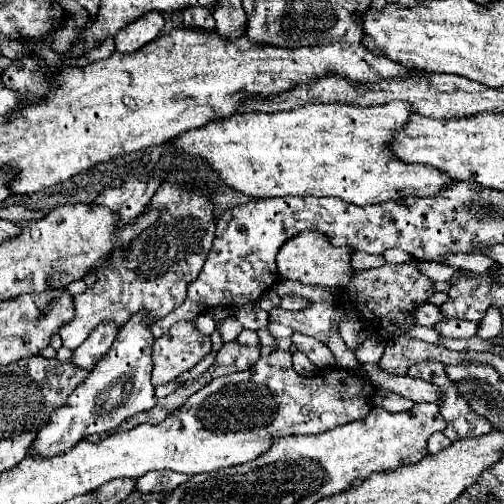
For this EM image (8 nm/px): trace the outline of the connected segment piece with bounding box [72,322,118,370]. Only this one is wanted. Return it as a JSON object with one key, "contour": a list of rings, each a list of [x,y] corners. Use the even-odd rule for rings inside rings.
{"contour":[[[104,322],[104,326],[98,326],[96,330],[92,330],[90,338],[86,338],[86,342],[80,348],[74,350],[72,364],[80,366],[80,368],[86,368],[86,370],[94,370],[94,366],[110,350],[116,334],[118,334],[118,330],[112,322]]]}

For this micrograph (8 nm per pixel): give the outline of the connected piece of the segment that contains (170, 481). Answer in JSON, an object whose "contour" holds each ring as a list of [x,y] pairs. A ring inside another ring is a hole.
{"contour":[[[148,472],[144,474],[142,478],[138,478],[138,486],[136,486],[136,492],[140,494],[154,494],[154,492],[168,492],[172,488],[176,488],[178,484],[186,482],[188,476],[184,474],[178,474],[178,472]]]}

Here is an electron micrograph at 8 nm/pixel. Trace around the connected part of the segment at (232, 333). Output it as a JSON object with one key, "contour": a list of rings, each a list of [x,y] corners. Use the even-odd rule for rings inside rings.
{"contour":[[[224,318],[222,322],[218,322],[218,332],[222,336],[222,342],[232,342],[236,340],[236,336],[242,332],[242,326],[238,320],[230,320],[230,318]]]}

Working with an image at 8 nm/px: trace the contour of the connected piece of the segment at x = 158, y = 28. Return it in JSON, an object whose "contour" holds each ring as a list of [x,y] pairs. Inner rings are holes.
{"contour":[[[144,14],[138,18],[138,22],[130,22],[130,26],[124,26],[116,36],[116,50],[118,52],[134,52],[142,48],[144,44],[152,42],[164,28],[164,18],[160,14]]]}

